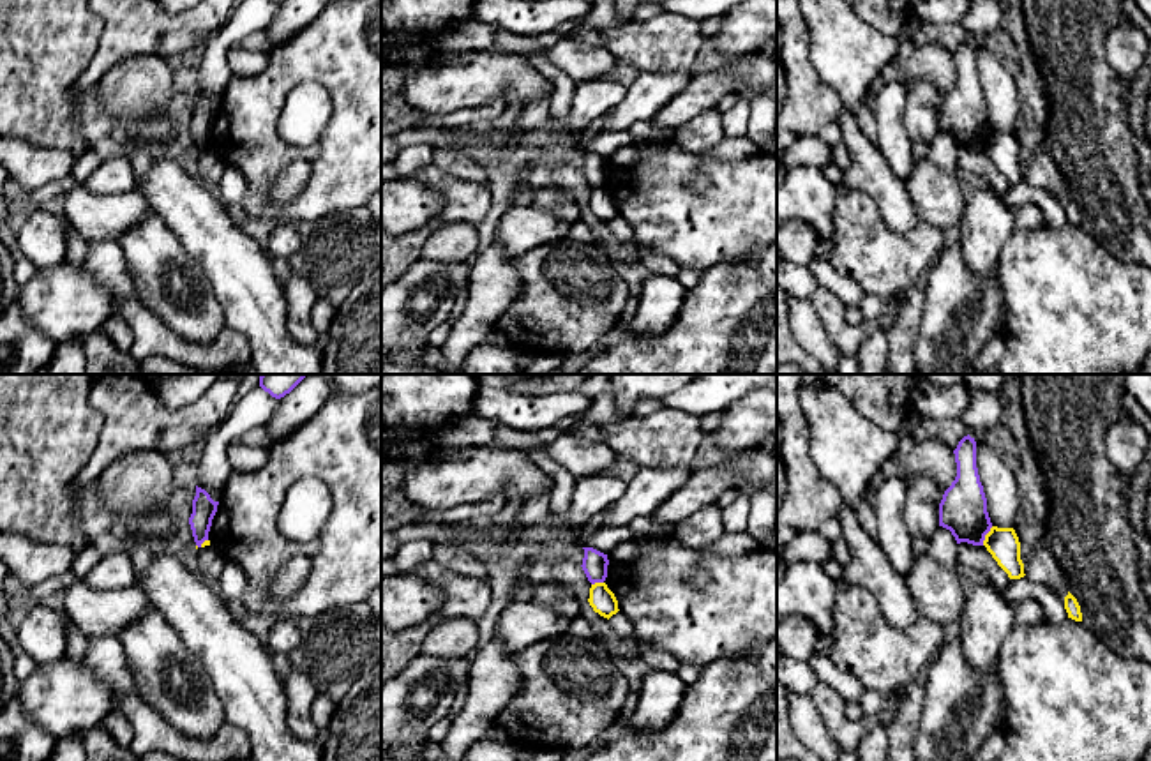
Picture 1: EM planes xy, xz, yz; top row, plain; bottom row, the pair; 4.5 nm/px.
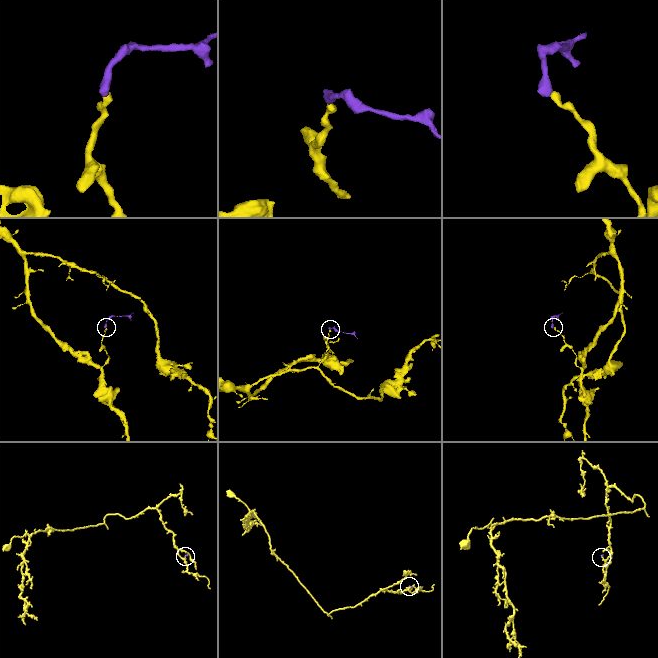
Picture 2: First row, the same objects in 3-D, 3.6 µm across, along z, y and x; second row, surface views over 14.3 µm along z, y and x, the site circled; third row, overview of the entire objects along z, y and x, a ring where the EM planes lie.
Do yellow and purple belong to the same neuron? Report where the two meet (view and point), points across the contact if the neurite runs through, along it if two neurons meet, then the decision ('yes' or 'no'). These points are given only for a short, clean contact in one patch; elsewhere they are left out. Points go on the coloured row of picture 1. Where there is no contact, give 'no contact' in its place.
yz (985, 535) | along yz (993, 527), (982, 544) | no

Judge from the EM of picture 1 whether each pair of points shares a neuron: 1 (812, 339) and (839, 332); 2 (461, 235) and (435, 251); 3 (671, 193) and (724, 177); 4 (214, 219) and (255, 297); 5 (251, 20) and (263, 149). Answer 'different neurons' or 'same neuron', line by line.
1: different neurons
2: same neuron
3: same neuron
4: same neuron
5: different neurons

